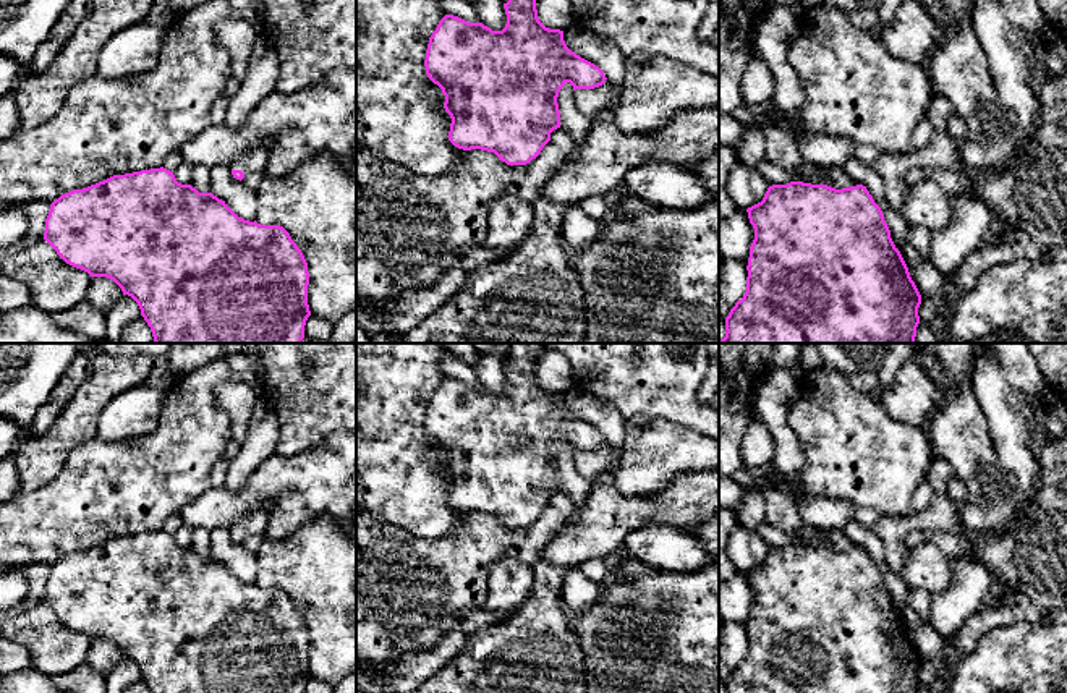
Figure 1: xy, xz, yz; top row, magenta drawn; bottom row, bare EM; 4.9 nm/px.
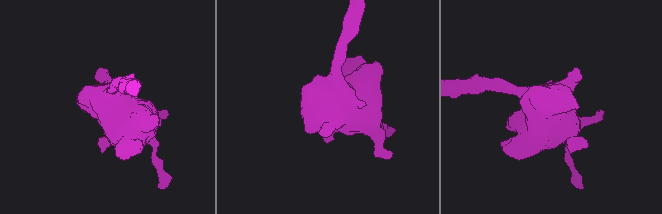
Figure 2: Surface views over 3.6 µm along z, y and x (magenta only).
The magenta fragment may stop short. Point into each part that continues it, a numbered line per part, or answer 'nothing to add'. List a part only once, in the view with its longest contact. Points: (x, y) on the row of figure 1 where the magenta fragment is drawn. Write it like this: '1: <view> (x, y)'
1: xy (255, 159)

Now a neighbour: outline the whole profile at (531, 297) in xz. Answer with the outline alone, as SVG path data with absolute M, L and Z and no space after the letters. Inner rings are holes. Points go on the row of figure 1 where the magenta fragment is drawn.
M542 194L533 202L534 225L526 240L505 259L486 264L470 274L463 290L427 321L416 325L398 343L583 343L586 304L572 256L560 240L565 212L573 204L557 204Z

